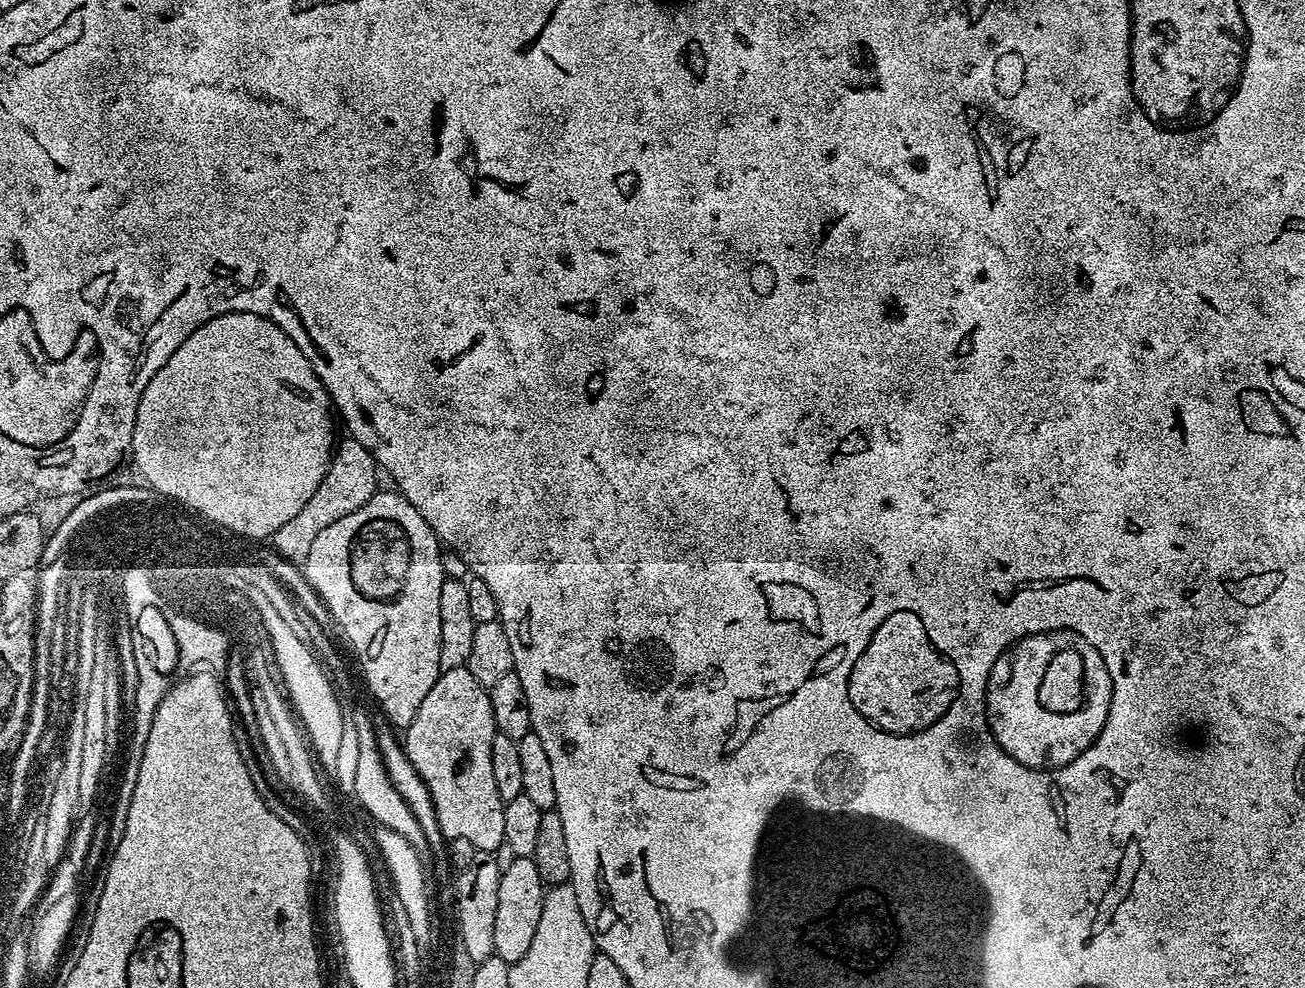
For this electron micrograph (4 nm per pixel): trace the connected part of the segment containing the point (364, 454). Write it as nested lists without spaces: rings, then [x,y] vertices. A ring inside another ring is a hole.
[[[344,438],[341,444],[339,441],[322,482],[318,482],[318,490],[314,490],[314,495],[306,501],[306,506],[302,506],[302,510],[298,510],[298,514],[294,514],[290,522],[274,530],[270,537],[270,547],[284,560],[302,566],[310,554],[310,546],[314,546],[314,538],[318,538],[318,534],[322,534],[326,526],[338,522],[338,518],[346,518],[346,514],[354,514],[358,506],[366,506],[366,502],[370,502],[370,498],[378,490],[376,472],[378,473],[376,460],[370,450],[362,446],[362,442],[351,438]]]

